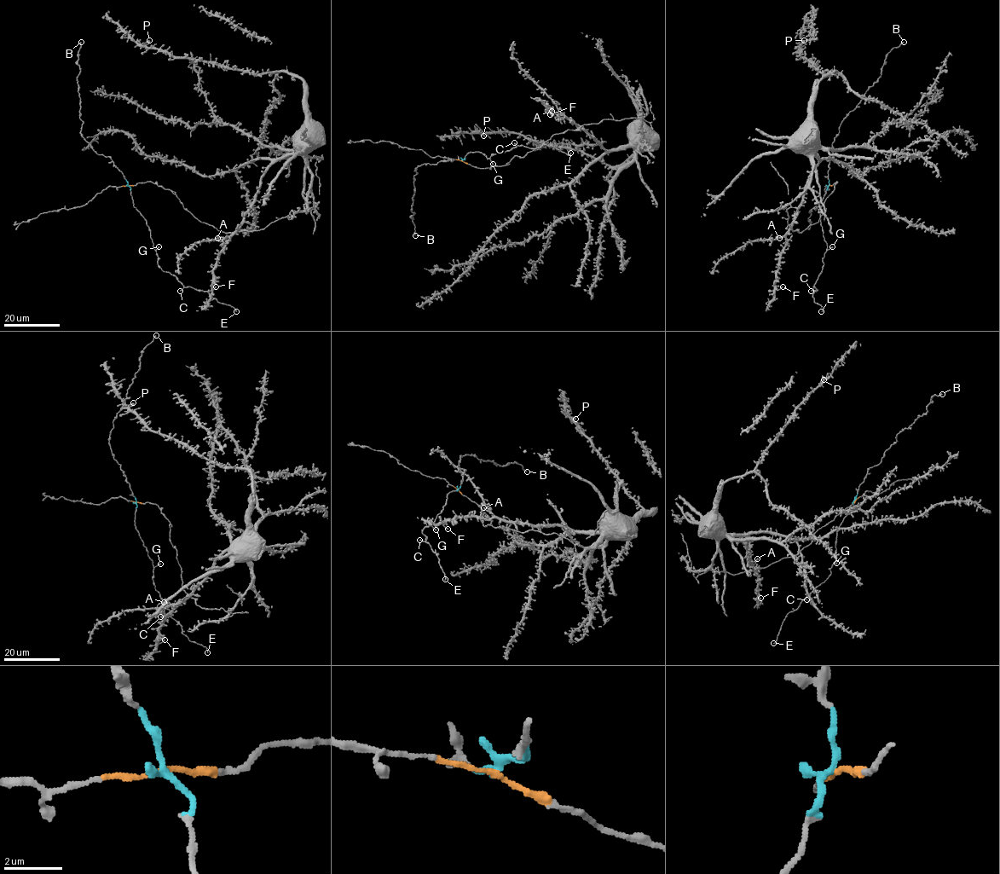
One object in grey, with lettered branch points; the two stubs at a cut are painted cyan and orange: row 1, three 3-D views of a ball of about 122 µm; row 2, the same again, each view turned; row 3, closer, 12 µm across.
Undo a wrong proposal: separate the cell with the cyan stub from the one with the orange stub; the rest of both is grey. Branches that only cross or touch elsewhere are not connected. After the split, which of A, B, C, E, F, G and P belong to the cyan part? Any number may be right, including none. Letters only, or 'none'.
B, C, E, G

